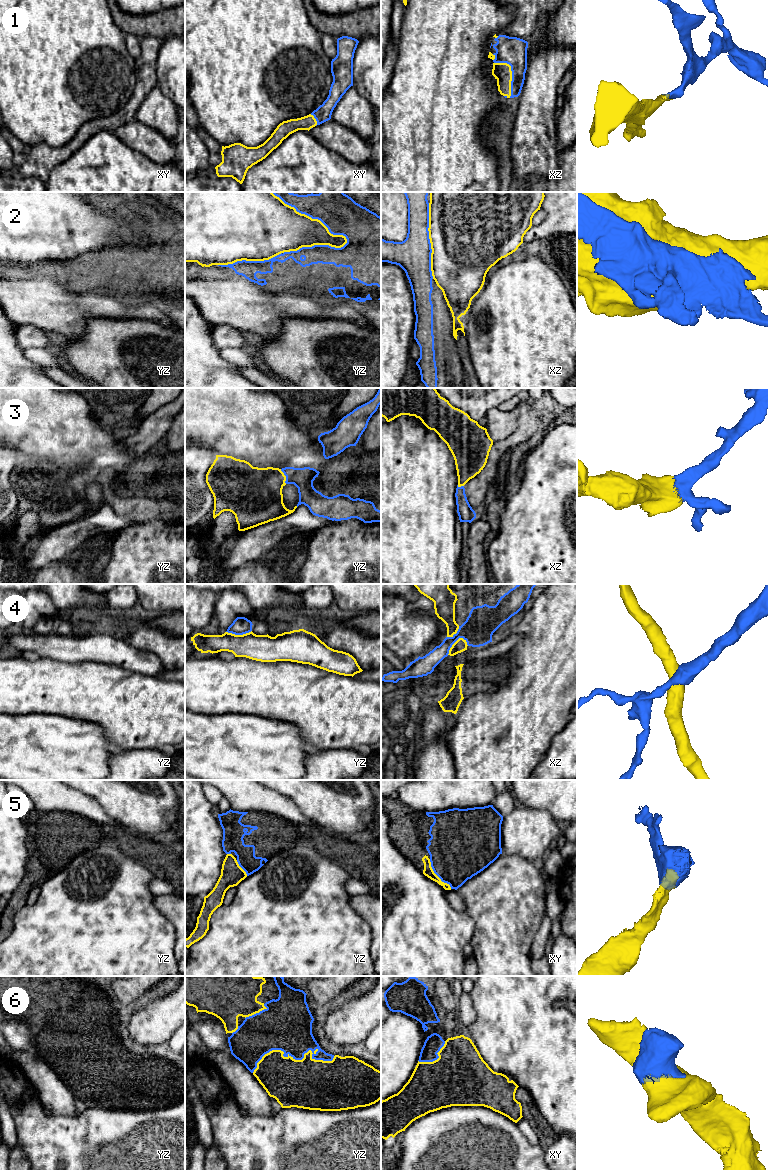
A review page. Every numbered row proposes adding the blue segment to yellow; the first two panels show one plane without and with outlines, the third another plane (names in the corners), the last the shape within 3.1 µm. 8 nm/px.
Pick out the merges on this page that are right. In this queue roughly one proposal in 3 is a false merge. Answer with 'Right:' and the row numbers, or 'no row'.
Right: 1, 3, 5, 6

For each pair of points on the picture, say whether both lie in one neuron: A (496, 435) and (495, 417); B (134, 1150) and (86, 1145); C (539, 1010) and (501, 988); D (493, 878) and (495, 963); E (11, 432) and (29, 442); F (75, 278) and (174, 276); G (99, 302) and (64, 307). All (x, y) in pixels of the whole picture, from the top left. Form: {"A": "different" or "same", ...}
{"A": "same", "B": "same", "C": "same", "D": "same", "E": "same", "F": "same", "G": "same"}

